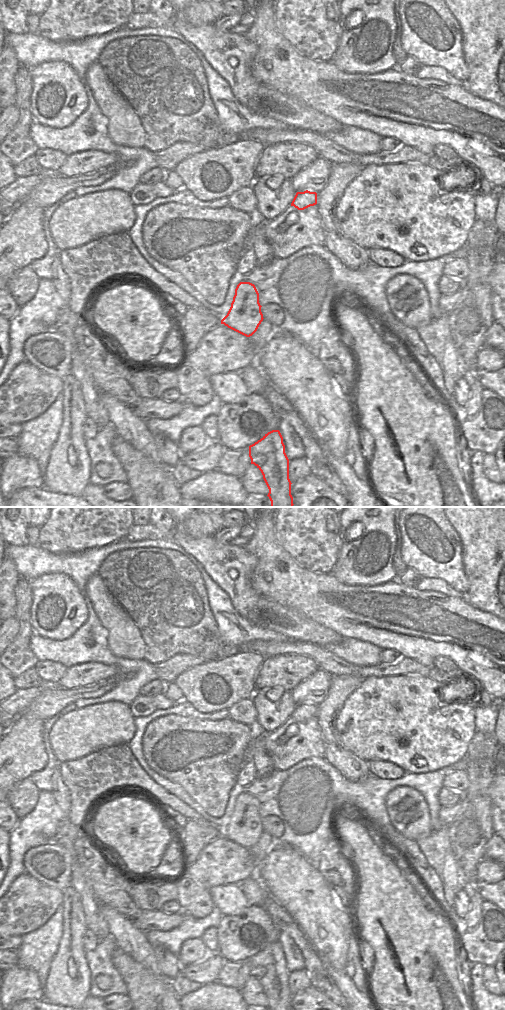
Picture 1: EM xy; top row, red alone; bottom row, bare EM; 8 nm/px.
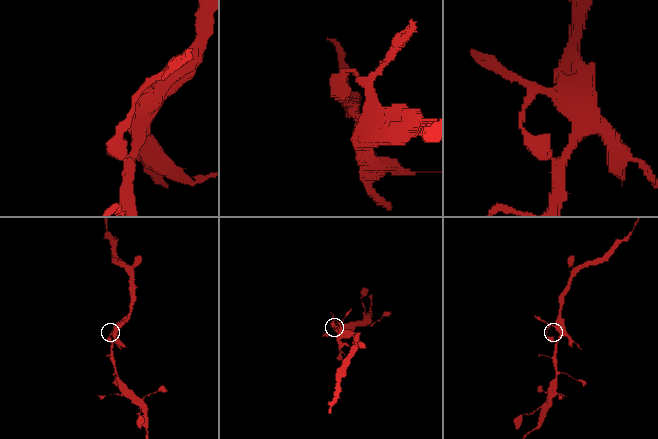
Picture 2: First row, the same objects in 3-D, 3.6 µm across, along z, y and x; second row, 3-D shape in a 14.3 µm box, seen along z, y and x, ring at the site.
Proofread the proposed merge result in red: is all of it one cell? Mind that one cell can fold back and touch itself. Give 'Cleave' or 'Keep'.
Keep

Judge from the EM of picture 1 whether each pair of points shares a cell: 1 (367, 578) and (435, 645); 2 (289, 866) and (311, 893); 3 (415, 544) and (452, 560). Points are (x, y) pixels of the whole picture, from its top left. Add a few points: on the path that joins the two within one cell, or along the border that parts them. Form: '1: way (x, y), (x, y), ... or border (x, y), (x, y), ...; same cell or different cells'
1: border (396, 579), (377, 585), (350, 585); different cells
2: way (290, 873), (304, 887); same cell
3: way (424, 544), (428, 544), (443, 558); same cell

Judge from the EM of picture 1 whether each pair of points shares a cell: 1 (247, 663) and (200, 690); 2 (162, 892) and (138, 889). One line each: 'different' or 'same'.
1: same
2: same

